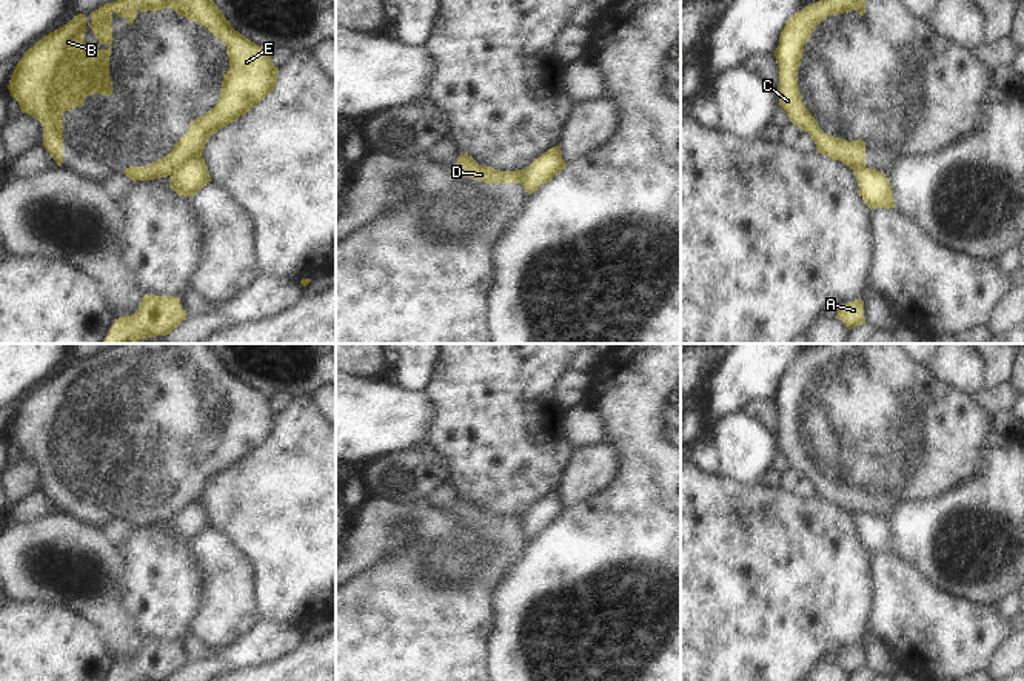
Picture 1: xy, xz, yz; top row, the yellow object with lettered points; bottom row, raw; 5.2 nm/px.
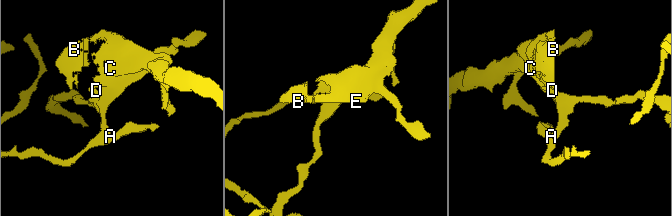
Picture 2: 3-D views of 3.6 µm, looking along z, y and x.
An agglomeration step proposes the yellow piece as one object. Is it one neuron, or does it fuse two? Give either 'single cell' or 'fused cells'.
fused cells

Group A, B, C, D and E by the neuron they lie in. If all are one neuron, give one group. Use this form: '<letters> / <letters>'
A / B C D E

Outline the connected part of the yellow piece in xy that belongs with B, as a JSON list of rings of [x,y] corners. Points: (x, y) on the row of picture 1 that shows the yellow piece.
[[[117,0],[105,3],[91,12],[91,29],[100,45],[108,45],[108,49],[86,49],[85,14],[75,15],[62,28],[49,32],[29,48],[22,60],[17,63],[8,89],[18,102],[22,112],[34,116],[43,126],[43,146],[49,156],[62,166],[63,162],[63,112],[75,106],[83,106],[85,97],[92,94],[111,96],[112,82],[109,75],[109,55],[112,45],[112,14],[128,20],[132,25],[137,11],[156,12],[159,9],[171,8],[179,15],[205,26],[226,46],[229,68],[223,74],[220,88],[220,99],[216,106],[205,116],[194,119],[183,137],[177,140],[171,153],[146,166],[129,166],[123,171],[131,180],[154,180],[174,174],[182,165],[189,160],[202,157],[208,139],[220,128],[236,122],[240,116],[249,112],[257,103],[271,94],[276,88],[279,68],[274,66],[269,49],[259,46],[236,31],[226,20],[225,14],[216,6],[212,0]]]

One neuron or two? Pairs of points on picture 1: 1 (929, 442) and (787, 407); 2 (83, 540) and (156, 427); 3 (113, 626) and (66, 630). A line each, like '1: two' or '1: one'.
1: one
2: two
3: two

